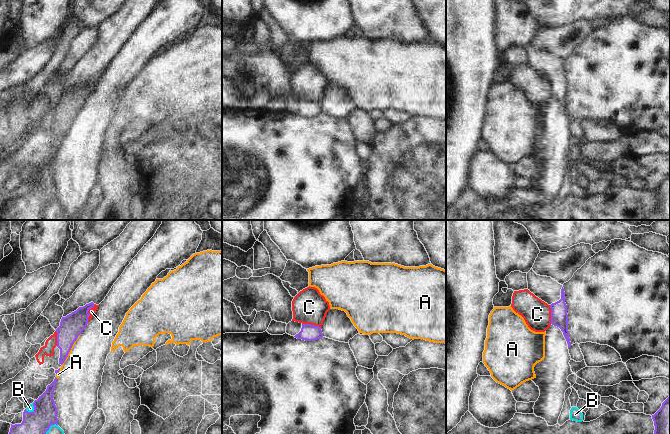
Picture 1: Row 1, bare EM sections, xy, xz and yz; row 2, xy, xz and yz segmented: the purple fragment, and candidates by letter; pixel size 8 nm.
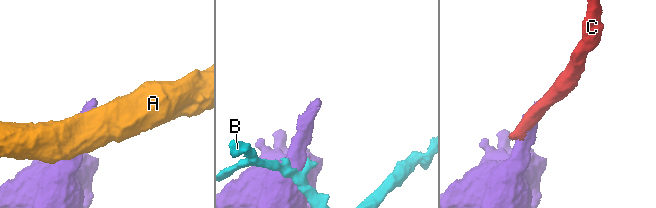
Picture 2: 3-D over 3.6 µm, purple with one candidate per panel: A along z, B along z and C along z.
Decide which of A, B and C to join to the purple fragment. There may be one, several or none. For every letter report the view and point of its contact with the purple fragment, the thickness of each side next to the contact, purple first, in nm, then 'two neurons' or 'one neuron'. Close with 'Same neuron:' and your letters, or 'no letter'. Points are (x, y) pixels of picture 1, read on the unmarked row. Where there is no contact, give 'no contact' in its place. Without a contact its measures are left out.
A: xy (70, 125) | 190/30 nm | two neurons
B: xy (47, 206) | 320/160 nm | two neurons
C: xy (88, 89) | 190/50 nm | two neurons
Same neuron: no letter

